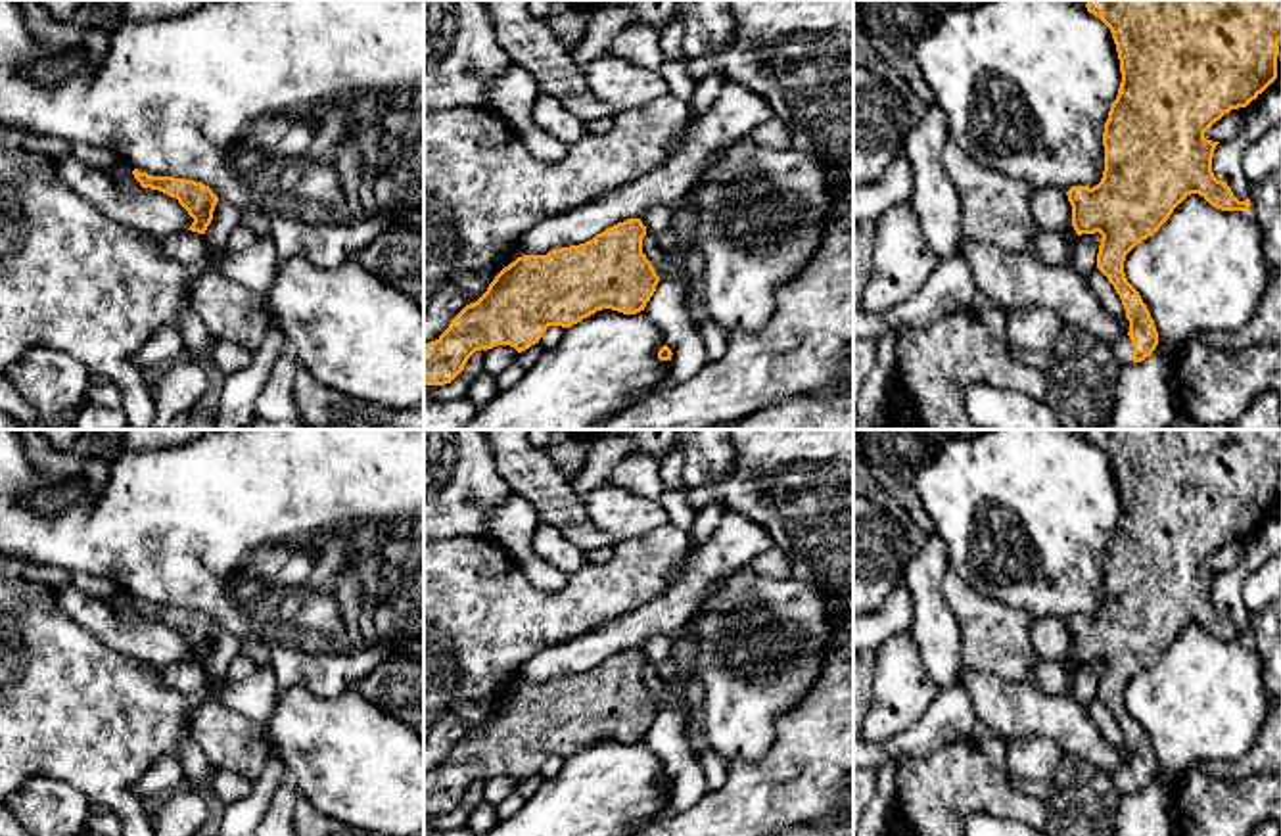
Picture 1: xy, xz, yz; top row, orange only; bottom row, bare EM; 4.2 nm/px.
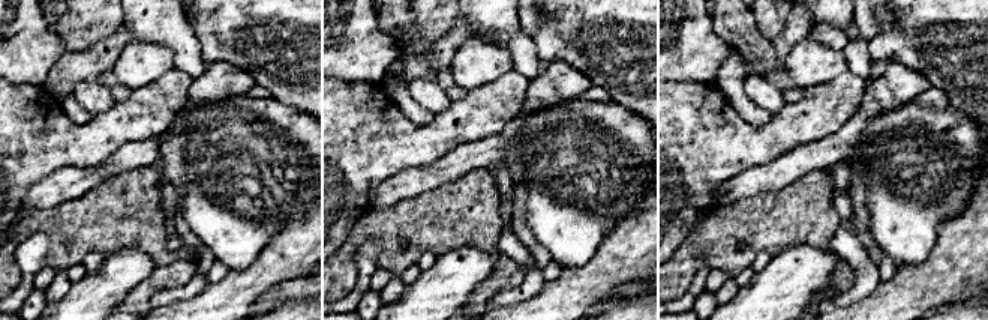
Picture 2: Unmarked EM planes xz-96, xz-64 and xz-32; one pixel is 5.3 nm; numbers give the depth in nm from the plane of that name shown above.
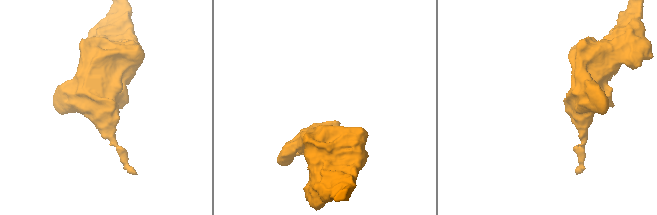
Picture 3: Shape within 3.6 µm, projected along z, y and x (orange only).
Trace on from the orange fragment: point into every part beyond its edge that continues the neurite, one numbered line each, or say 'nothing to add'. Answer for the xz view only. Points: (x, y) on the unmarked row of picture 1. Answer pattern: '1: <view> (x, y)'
nothing to add

